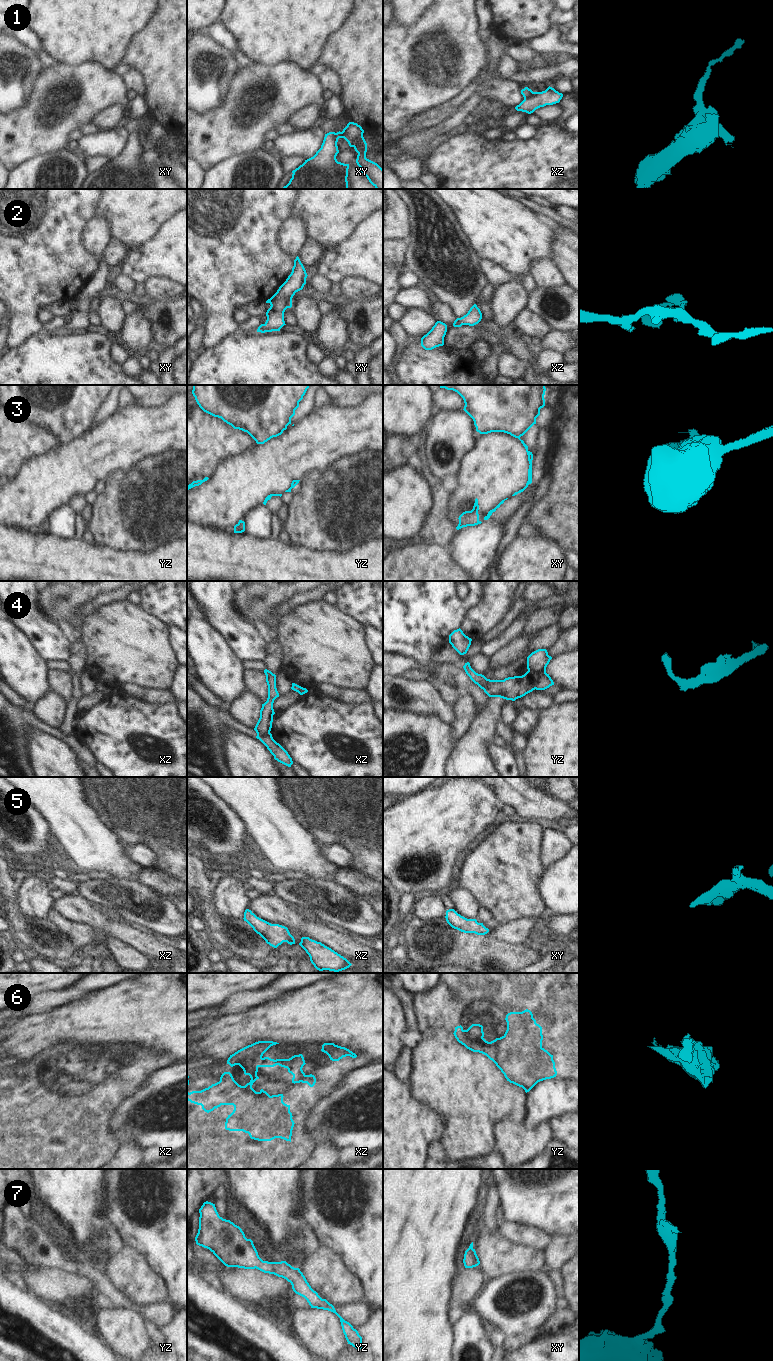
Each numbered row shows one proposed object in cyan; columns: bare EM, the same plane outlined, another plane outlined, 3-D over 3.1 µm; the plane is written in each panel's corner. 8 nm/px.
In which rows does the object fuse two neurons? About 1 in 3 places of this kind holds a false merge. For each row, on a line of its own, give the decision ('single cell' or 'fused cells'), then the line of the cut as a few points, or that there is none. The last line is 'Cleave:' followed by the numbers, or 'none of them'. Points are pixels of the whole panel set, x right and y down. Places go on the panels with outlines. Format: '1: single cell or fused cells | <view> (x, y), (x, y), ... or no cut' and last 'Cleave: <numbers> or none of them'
1: fused cells | xz (533, 92), (524, 99)
2: single cell | no cut
3: fused cells | xy (513, 436), (519, 437)
4: fused cells | yz (528, 669), (537, 674), (535, 688)
5: single cell | no cut
6: fused cells | yz (482, 1037), (467, 1039), (464, 1044)
7: single cell | no cut
Cleave: 1, 3, 4, 6

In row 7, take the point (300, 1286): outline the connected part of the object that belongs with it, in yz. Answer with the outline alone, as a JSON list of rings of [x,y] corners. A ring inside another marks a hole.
[[[204,1202],[199,1209],[199,1229],[195,1237],[196,1244],[209,1249],[225,1266],[244,1269],[258,1269],[274,1274],[291,1283],[293,1291],[304,1297],[311,1308],[328,1310],[339,1318],[348,1344],[356,1349],[362,1348],[362,1337],[353,1326],[345,1321],[326,1299],[314,1291],[299,1268],[286,1261],[263,1261],[251,1239],[245,1237],[242,1229],[230,1220],[219,1216],[215,1204]]]

